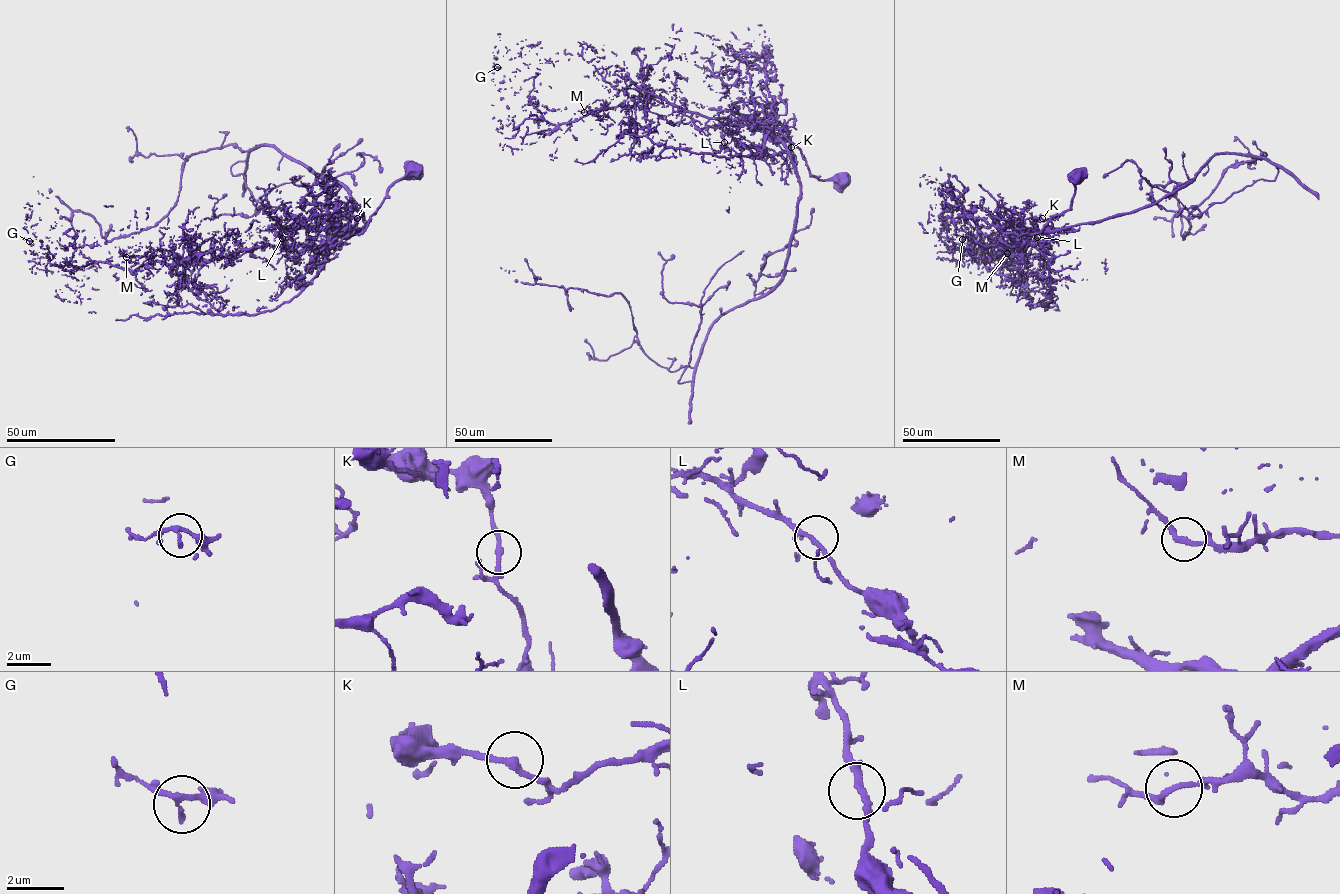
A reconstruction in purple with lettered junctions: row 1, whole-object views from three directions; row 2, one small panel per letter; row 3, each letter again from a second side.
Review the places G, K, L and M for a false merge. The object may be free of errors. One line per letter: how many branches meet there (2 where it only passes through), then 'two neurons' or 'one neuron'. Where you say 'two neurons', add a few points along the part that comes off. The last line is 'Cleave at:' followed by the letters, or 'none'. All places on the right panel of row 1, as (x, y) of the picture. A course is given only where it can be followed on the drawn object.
G: 2 | one neuron
K: 2 | one neuron
L: 2 | one neuron
M: 2 | two neurons | (1007, 253), (1002, 260), (992, 256), (1026, 241), (1045, 256), (1052, 299), (1026, 305), (1054, 309)
Cleave at: M

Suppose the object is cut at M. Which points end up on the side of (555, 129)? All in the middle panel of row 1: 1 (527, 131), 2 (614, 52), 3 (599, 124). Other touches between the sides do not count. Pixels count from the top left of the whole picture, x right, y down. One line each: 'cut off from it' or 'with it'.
1: cut off from it
2: cut off from it
3: cut off from it

